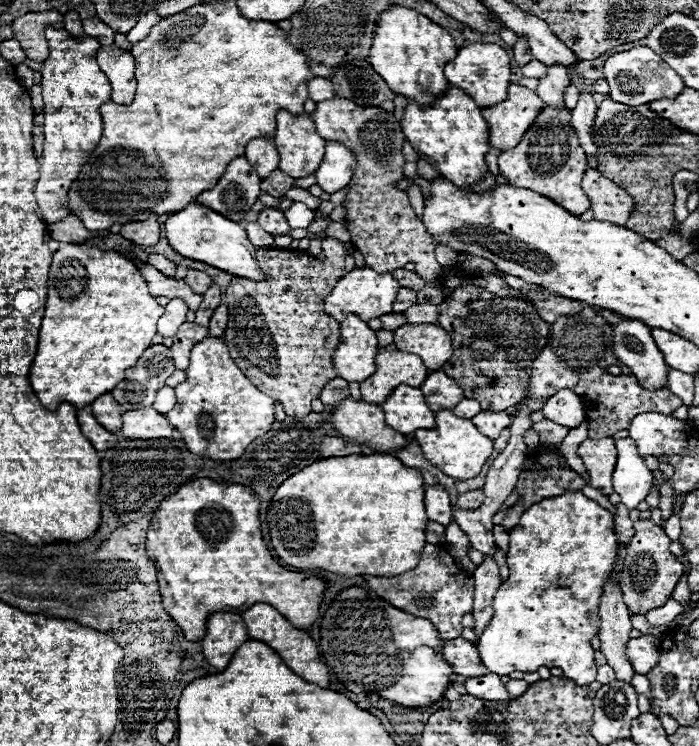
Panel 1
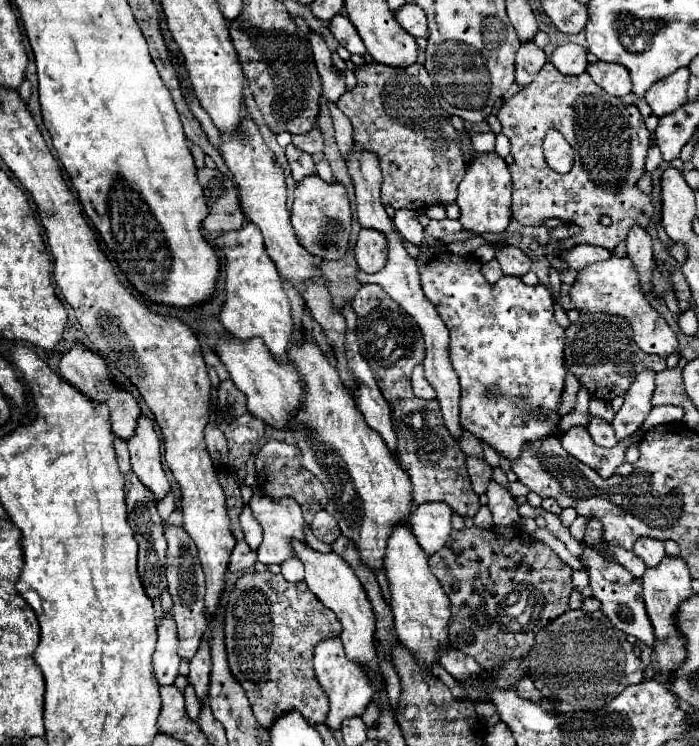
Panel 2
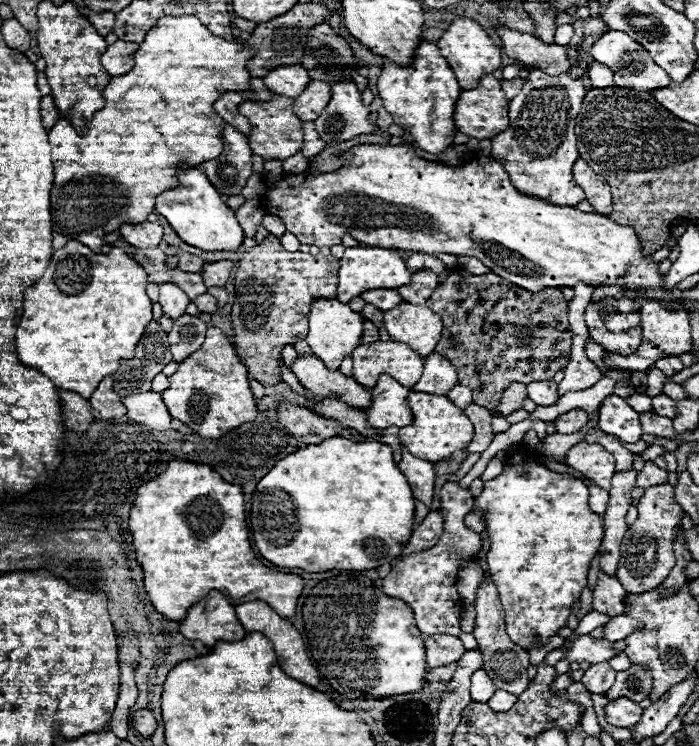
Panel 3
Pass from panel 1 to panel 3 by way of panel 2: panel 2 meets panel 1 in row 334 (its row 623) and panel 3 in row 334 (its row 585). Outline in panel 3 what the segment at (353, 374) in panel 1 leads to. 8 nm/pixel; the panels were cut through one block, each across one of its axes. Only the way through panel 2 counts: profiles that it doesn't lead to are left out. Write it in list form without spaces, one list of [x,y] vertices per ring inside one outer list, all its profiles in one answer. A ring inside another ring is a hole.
[[[316,298],[310,306],[310,330],[306,336],[308,346],[312,352],[330,368],[338,370],[344,356],[348,356],[358,344],[362,336],[362,316],[354,310],[350,310],[348,304],[338,302],[336,298]]]

